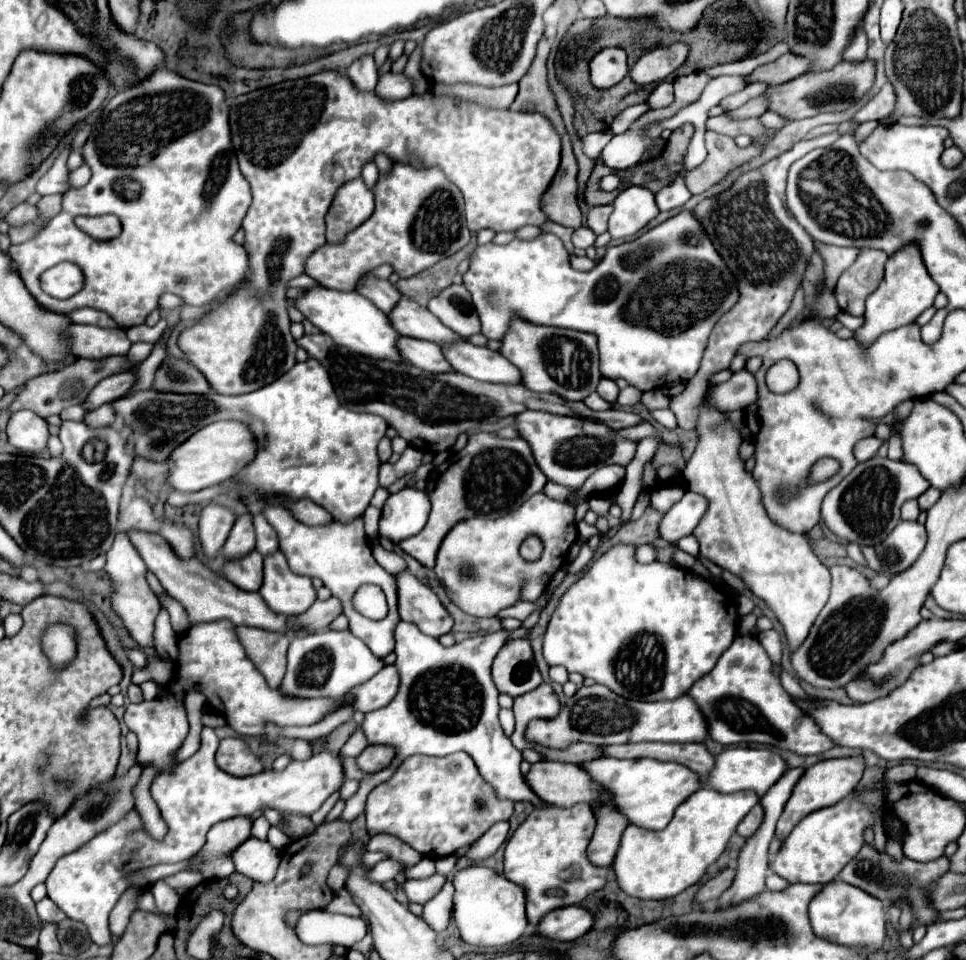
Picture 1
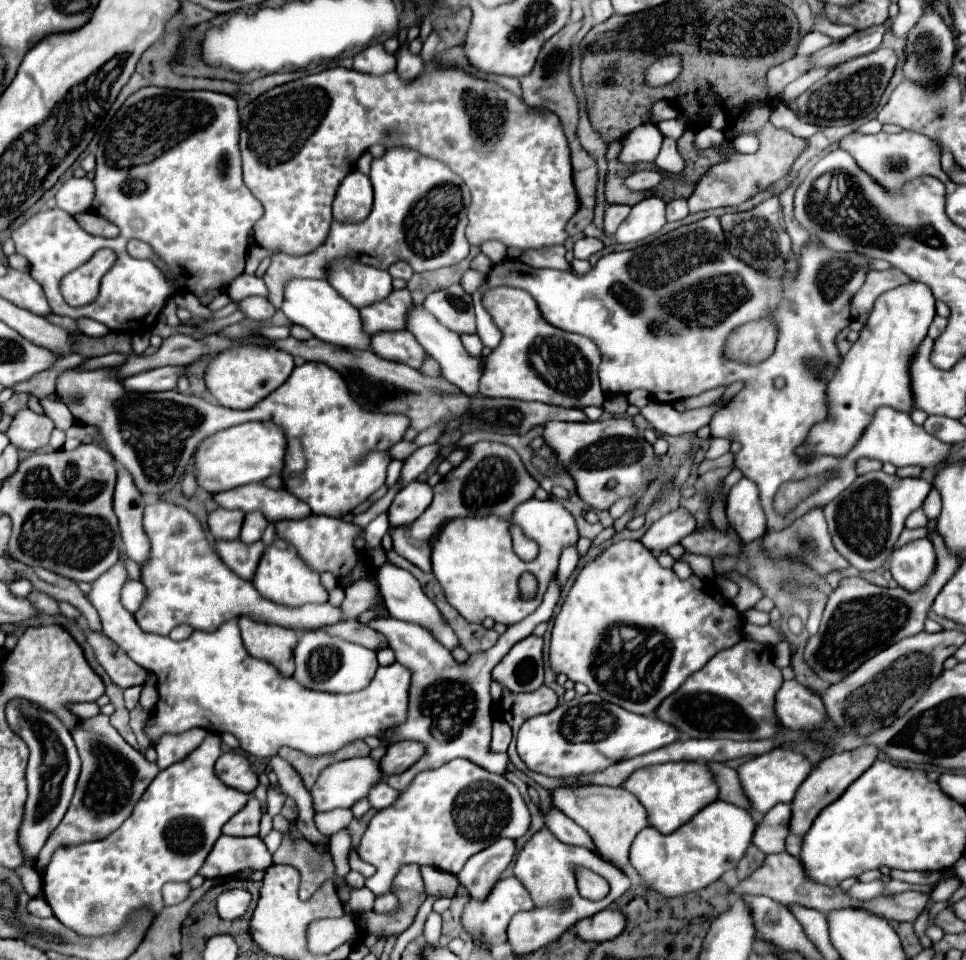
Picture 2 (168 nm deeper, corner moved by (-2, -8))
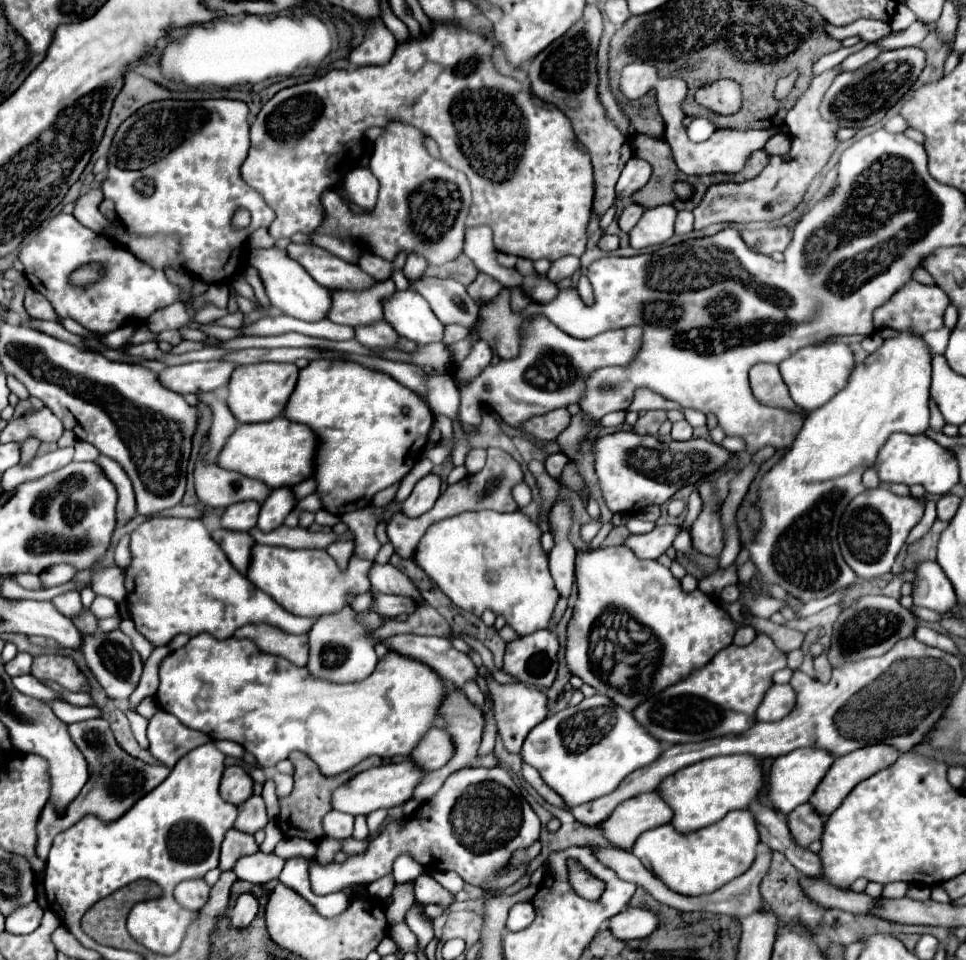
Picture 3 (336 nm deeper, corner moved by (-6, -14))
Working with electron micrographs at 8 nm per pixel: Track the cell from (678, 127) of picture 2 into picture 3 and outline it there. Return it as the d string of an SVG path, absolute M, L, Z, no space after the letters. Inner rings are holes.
M695 118L689 128L687 134L693 142L705 142L705 138L711 138L711 134L717 130L715 122L711 118Z

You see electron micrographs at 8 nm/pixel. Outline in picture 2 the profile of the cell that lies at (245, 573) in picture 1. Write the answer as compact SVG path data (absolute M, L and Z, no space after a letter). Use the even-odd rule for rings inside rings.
M231 540L231 542L217 542L215 550L217 550L219 558L229 566L231 572L235 572L239 578L243 578L247 582L253 582L259 560L265 550L265 544L255 542L255 544L247 546L239 540Z

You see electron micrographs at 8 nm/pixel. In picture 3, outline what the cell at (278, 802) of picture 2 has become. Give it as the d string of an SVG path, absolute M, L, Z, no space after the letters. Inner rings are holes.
M277 772L277 774L273 774L273 780L277 784L277 796L279 798L283 798L283 796L287 796L291 792L291 788L293 788L293 776Z

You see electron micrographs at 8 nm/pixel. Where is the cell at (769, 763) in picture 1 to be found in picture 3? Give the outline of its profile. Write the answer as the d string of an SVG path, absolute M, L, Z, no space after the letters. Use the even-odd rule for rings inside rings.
M793 750L791 754L779 756L773 762L771 772L769 772L769 780L767 780L767 794L773 802L773 806L777 810L781 810L783 814L789 814L799 804L809 802L817 784L823 780L823 776L831 768L833 760L835 760L835 756L827 754L827 750Z

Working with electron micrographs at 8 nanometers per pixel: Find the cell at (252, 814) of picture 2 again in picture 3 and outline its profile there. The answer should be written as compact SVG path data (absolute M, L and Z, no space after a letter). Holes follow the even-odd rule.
M251 796L247 802L239 806L239 816L235 820L235 828L247 834L255 834L257 830L265 828L267 824L267 812L265 802L261 796Z

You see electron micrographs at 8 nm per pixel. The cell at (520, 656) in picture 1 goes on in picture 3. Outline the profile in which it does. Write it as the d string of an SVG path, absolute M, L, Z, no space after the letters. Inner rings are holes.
M539 630L535 634L519 636L507 644L503 670L515 676L519 682L549 688L557 674L559 642L555 632Z

